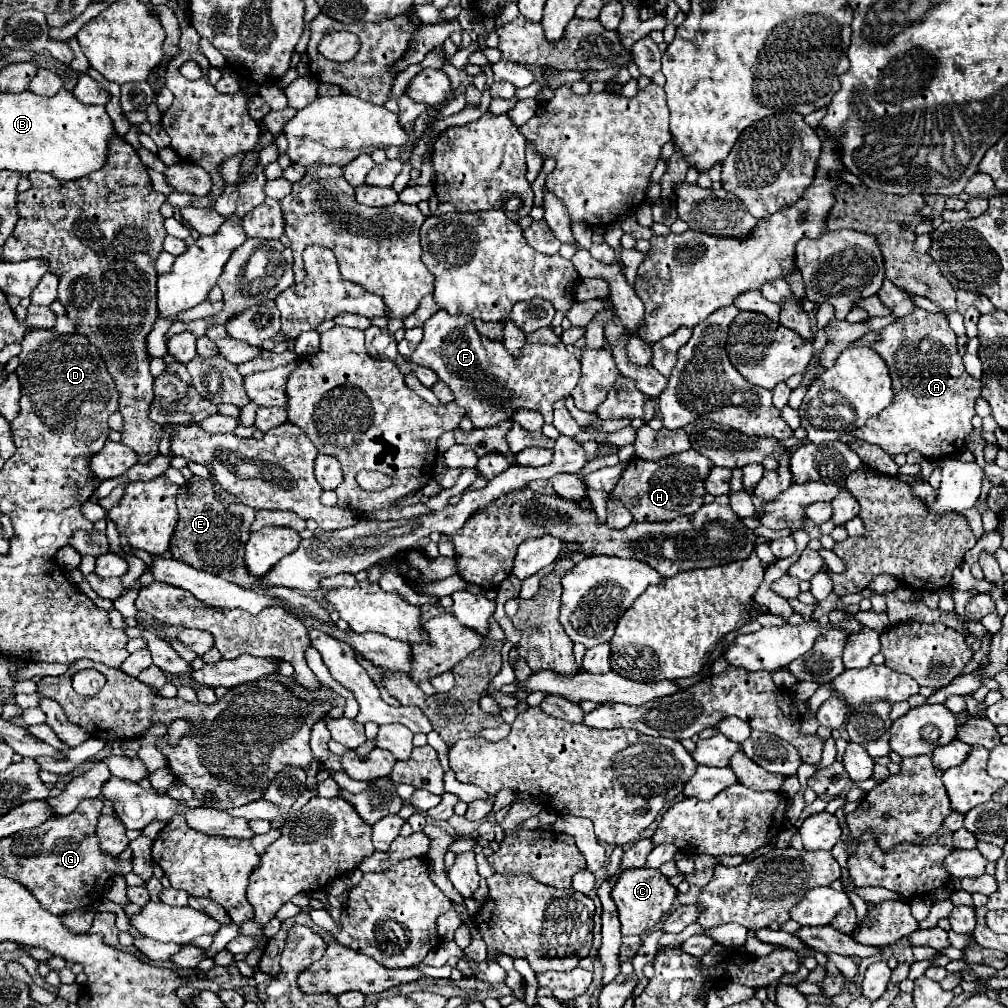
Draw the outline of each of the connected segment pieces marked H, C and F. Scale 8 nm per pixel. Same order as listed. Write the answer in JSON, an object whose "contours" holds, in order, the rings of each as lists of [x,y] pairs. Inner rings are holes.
{"contours":[[[[694,449],[670,455],[656,463],[632,459],[626,465],[620,481],[616,483],[616,489],[610,493],[608,501],[620,501],[634,515],[634,521],[672,521],[676,517],[696,513],[702,507],[702,497],[706,493],[704,479],[710,467],[712,463]],[[662,469],[668,469],[670,475],[662,475]]],[[[626,869],[620,873],[614,889],[612,899],[618,907],[620,923],[622,923],[622,935],[642,935],[654,929],[654,925],[660,921],[660,917],[672,907],[678,891],[670,883],[666,875],[662,875],[658,869]]],[[[440,309],[424,323],[424,339],[420,341],[420,345],[416,347],[410,359],[416,365],[424,365],[436,371],[436,375],[452,389],[454,403],[466,409],[466,417],[472,421],[476,429],[510,421],[518,409],[538,411],[544,415],[546,423],[552,423],[552,403],[568,397],[580,379],[580,361],[564,347],[564,343],[558,345],[526,343],[520,355],[512,355],[506,351],[502,341],[492,341],[480,335],[472,323],[472,317],[464,317],[464,315],[452,317],[444,309]]]]}

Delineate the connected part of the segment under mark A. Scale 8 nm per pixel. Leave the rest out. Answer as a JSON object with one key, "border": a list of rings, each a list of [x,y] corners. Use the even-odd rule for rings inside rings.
{"border":[[[914,309],[910,315],[896,319],[892,325],[878,331],[880,339],[872,343],[872,349],[886,361],[892,377],[894,401],[880,415],[872,417],[862,429],[856,429],[854,435],[862,441],[882,447],[890,455],[920,451],[926,459],[940,459],[952,455],[964,447],[964,437],[972,431],[974,405],[982,391],[982,381],[966,373],[962,357],[956,349],[956,335],[948,325],[948,319],[942,313],[928,313],[924,309]],[[922,339],[930,339],[932,349],[922,353]]]}

